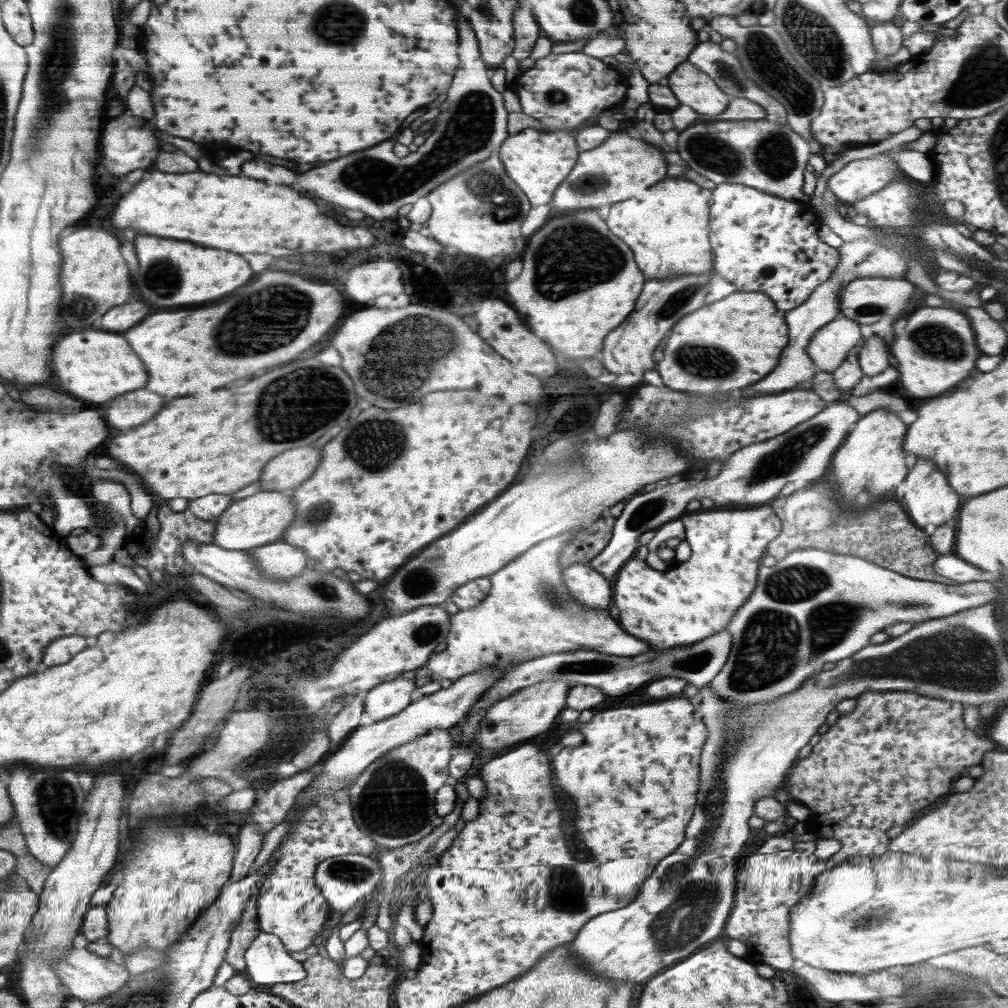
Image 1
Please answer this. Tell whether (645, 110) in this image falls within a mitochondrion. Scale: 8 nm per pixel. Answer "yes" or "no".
no

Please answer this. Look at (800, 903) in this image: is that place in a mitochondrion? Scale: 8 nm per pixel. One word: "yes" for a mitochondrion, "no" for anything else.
no

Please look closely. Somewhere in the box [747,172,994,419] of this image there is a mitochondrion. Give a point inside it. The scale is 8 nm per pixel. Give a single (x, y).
(939, 341)

